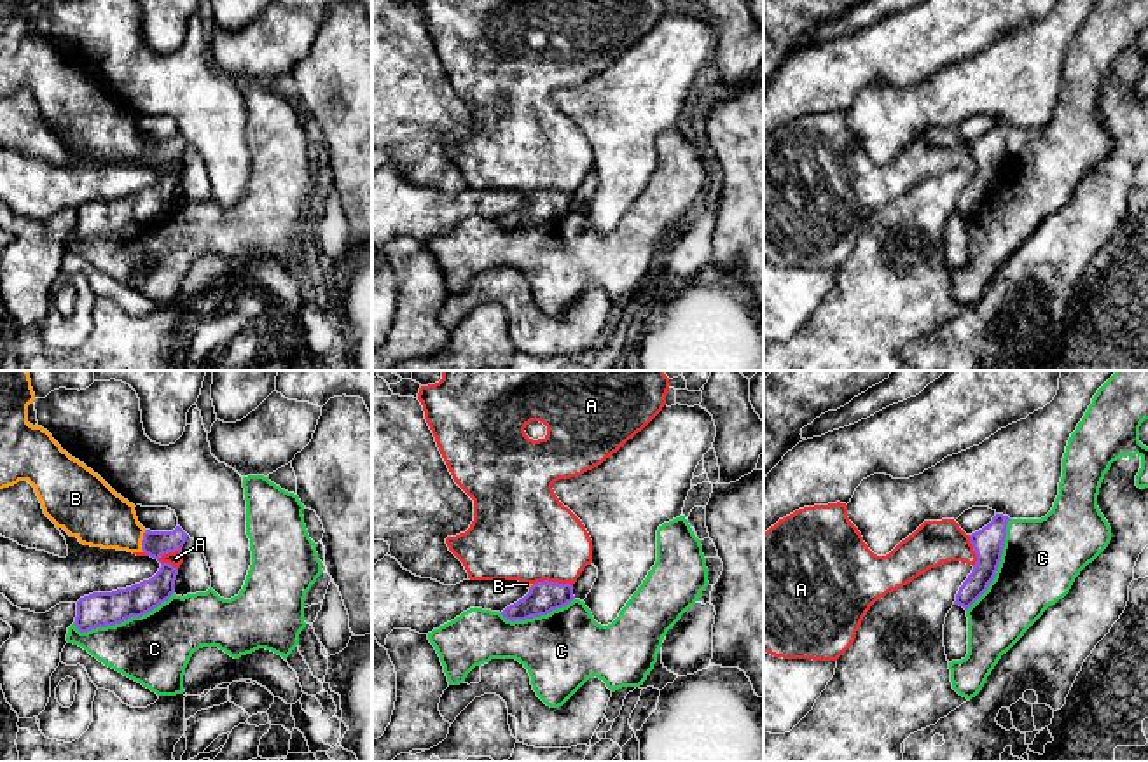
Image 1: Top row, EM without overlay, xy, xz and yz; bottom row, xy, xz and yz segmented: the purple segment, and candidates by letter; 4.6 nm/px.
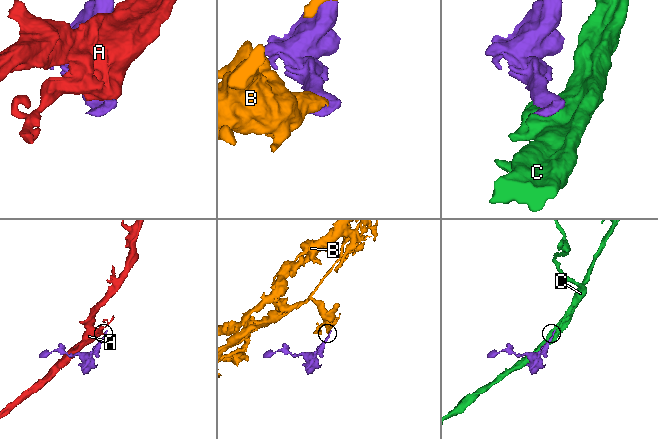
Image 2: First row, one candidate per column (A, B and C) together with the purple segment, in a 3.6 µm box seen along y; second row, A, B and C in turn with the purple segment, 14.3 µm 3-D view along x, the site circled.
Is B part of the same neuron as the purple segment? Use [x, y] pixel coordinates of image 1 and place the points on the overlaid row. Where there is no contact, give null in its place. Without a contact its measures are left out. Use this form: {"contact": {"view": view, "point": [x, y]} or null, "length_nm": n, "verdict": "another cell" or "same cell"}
{"contact": {"view": "xy", "point": [142, 540]}, "length_nm": 110, "verdict": "same cell"}

